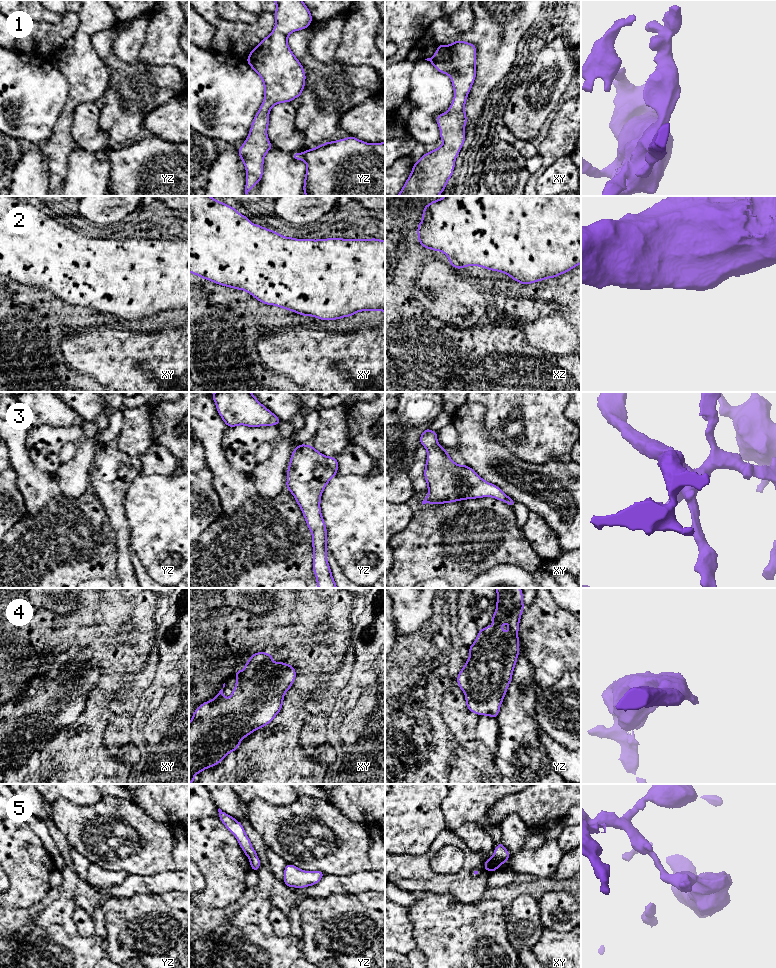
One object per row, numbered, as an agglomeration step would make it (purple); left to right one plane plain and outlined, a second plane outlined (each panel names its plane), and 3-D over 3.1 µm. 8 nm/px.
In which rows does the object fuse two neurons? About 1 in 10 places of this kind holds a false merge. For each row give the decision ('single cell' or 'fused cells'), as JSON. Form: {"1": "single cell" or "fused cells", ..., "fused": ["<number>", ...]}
{"1": "single cell", "2": "single cell", "3": "single cell", "4": "single cell", "5": "single cell", "fused": []}

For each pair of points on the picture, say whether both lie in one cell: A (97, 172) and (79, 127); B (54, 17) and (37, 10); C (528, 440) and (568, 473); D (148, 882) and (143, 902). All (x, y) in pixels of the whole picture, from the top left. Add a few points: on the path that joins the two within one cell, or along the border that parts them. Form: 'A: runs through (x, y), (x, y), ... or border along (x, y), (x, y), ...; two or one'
A: runs through (88, 161), (88, 138); one
B: runs through (50, 17), (41, 14); one
C: border along (570, 460), (548, 460), (540, 464), (529, 463); two
D: border along (169, 891), (161, 893), (136, 893), (123, 897); two

